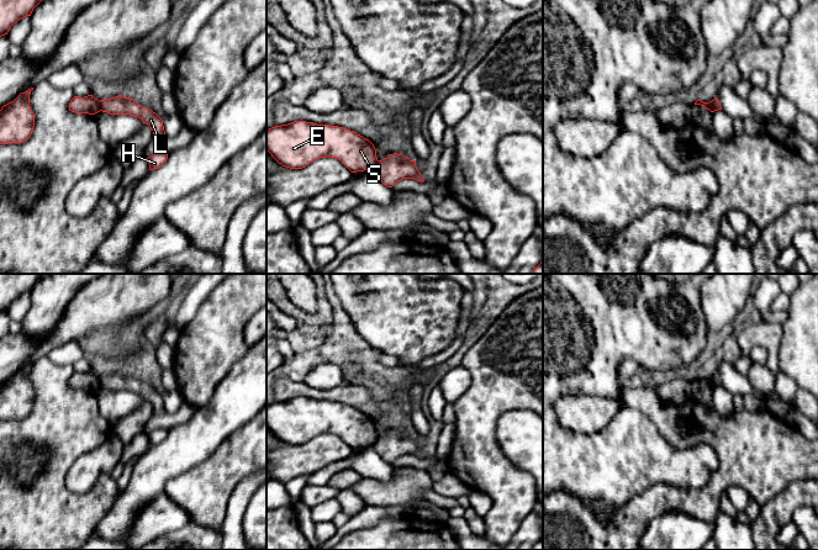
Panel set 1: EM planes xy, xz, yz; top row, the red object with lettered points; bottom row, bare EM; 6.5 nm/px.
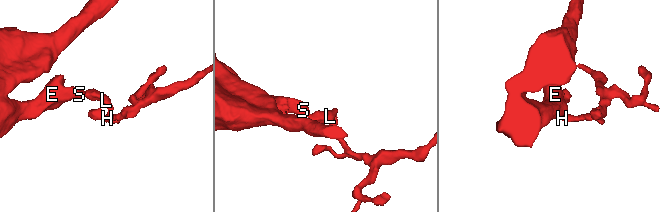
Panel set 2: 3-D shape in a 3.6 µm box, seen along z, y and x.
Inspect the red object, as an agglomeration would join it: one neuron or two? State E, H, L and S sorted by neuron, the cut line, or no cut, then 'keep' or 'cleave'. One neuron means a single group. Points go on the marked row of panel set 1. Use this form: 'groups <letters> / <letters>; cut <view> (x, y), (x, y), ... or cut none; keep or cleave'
groups E S / H L; cut yz (710, 101), (713, 111); cleave

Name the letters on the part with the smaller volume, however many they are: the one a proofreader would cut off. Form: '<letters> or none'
H, L

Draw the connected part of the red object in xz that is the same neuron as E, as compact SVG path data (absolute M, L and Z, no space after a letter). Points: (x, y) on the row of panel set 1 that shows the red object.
M306 121L269 128L266 150L279 164L290 169L302 169L329 157L357 173L374 169L378 162L374 144L357 132Z

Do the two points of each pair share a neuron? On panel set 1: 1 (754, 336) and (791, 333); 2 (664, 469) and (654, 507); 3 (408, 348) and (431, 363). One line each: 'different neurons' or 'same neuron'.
1: different neurons
2: different neurons
3: different neurons

